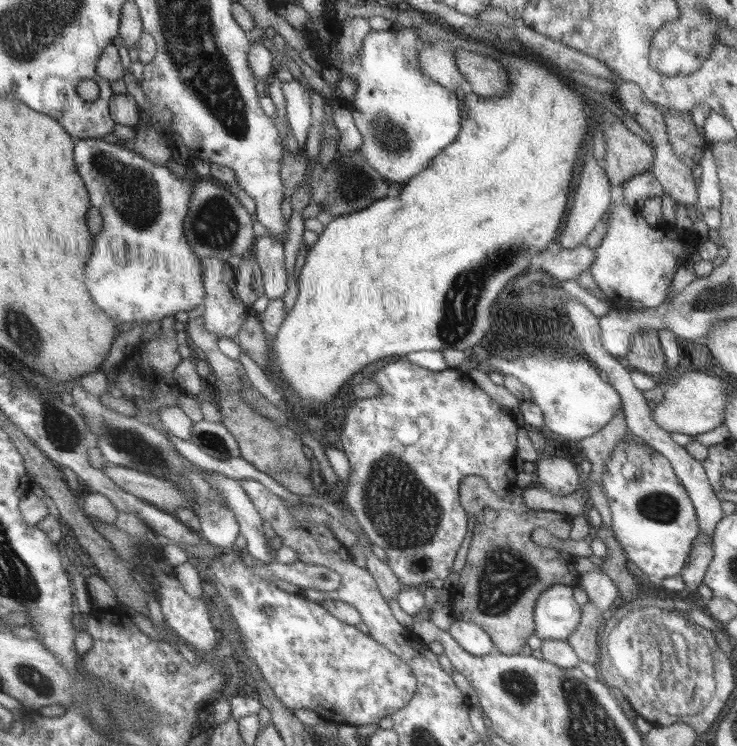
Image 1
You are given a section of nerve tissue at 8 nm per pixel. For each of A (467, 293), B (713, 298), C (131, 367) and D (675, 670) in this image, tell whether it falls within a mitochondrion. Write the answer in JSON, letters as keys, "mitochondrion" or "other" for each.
{"A":"mitochondrion","B":"mitochondrion","C":"other","D":"mitochondrion"}

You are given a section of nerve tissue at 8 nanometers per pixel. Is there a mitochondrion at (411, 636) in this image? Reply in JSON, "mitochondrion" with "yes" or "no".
{"mitochondrion":"no"}

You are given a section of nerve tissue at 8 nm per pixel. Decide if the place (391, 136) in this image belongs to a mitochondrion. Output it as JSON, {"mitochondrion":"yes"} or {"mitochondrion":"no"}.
{"mitochondrion":"yes"}

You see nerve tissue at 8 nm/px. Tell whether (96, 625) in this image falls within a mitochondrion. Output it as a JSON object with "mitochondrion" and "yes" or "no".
{"mitochondrion":"no"}

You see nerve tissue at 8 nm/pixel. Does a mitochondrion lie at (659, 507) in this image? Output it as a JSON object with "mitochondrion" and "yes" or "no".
{"mitochondrion":"yes"}

